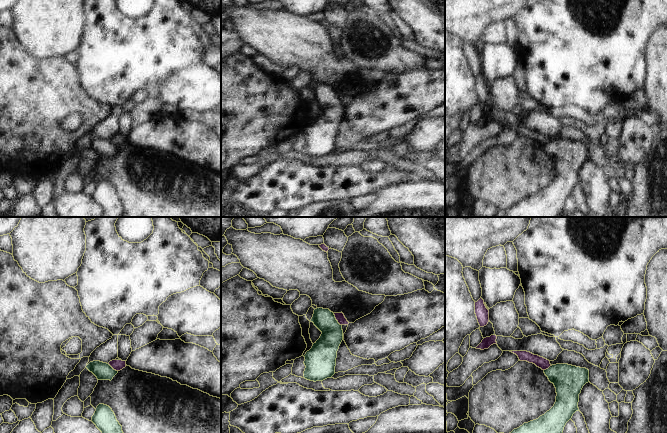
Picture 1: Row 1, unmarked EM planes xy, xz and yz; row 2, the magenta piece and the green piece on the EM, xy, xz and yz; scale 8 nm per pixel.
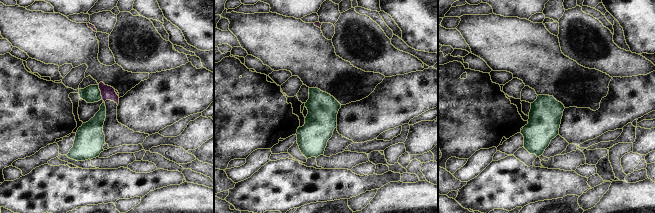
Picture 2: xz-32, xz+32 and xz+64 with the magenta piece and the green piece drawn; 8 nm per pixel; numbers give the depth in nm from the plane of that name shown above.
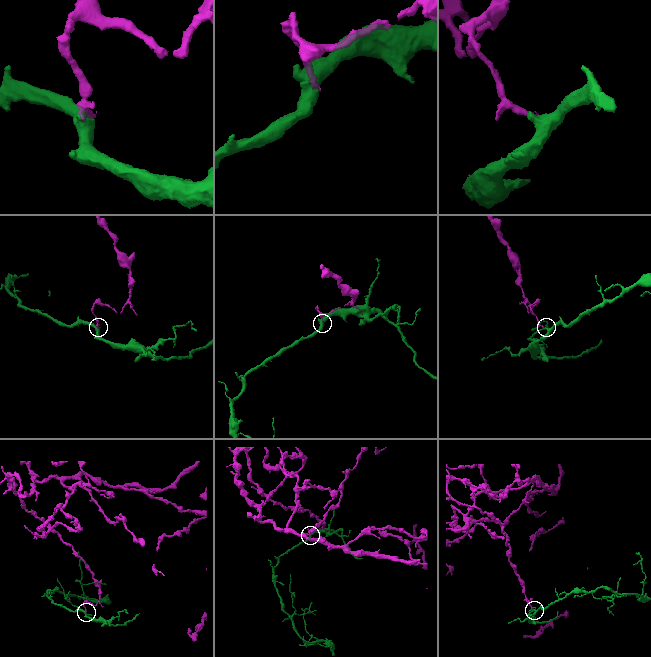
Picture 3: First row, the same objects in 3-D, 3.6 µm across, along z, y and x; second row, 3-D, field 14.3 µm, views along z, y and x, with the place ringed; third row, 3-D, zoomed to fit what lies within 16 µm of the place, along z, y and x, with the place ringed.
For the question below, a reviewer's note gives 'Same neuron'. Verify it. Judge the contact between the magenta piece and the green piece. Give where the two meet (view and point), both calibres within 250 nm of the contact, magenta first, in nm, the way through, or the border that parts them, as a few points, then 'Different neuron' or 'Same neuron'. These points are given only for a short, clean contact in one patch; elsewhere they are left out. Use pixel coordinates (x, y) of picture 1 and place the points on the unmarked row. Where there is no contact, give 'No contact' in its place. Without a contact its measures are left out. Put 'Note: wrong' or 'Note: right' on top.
Note: wrong
Touches magenta at xz (336, 95). Thickness 70 nm (magenta) against 190 nm. Boundary: xz (333, 89), (341, 101). Different neuron.

